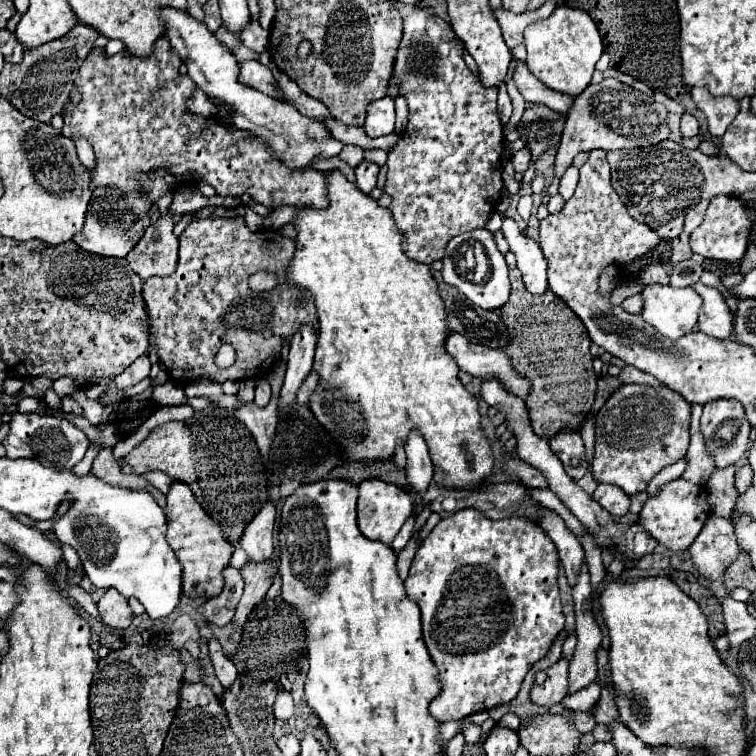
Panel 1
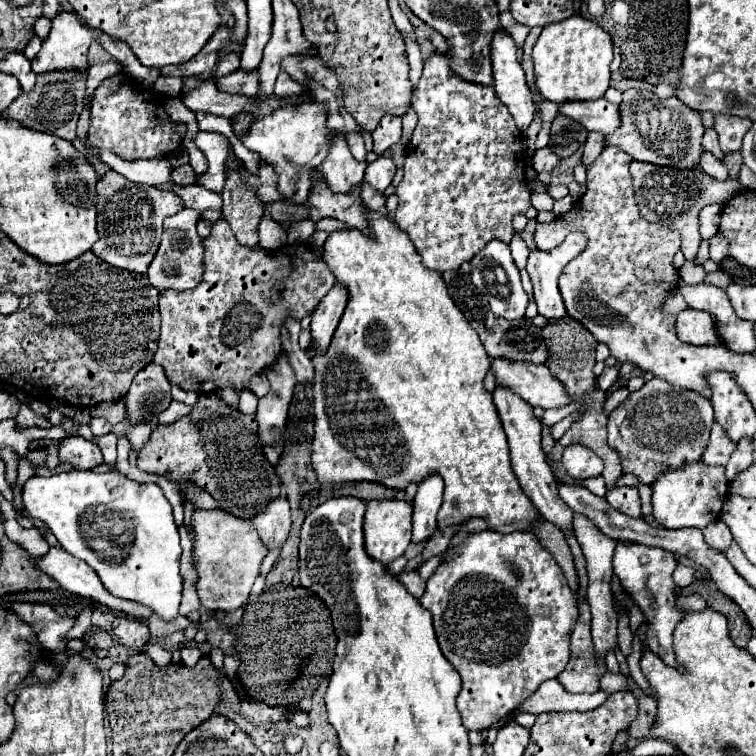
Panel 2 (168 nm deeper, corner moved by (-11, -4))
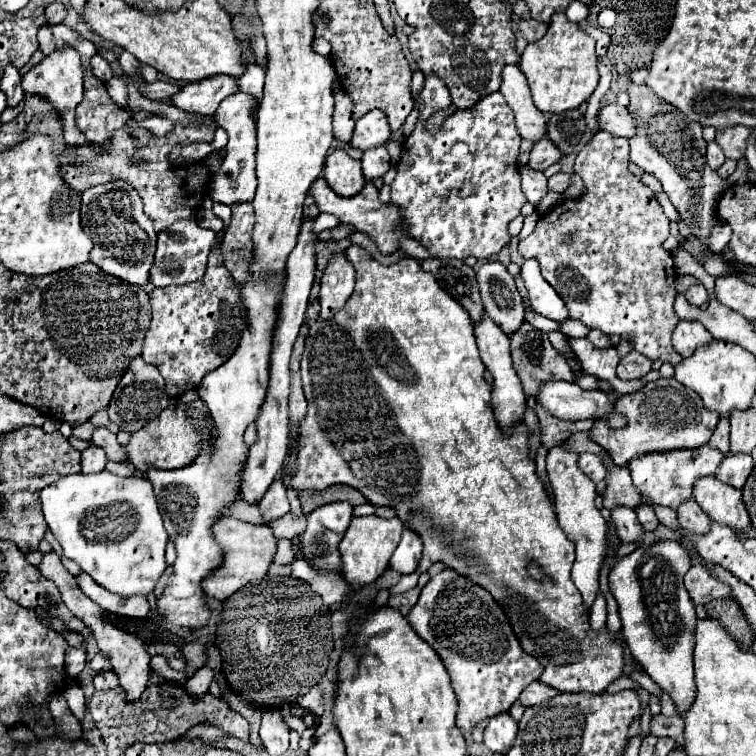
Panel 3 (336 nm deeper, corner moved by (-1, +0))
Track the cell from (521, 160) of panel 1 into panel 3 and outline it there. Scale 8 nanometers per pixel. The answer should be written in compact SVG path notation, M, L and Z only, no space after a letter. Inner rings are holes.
M544 137L544 139L540 139L540 141L534 145L534 149L532 149L532 153L530 153L530 163L528 163L528 165L530 165L534 171L546 171L550 165L558 163L560 157L562 157L560 149L558 149L548 137Z

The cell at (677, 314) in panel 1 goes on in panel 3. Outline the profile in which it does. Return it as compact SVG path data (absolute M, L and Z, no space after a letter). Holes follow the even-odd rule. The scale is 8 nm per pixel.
M680 321L672 335L672 345L682 357L690 357L698 347L710 341L714 339L700 321Z

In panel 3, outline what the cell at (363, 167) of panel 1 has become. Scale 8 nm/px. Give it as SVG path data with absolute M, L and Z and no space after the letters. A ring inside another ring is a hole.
M374 147L364 151L362 157L362 173L368 181L384 177L384 173L390 169L390 155L386 151L386 147Z

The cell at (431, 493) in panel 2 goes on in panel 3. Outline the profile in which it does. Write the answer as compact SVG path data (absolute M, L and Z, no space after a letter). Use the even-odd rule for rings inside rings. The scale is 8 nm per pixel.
M404 529L402 541L390 559L390 567L402 575L408 575L408 573L416 571L420 557L422 557L420 537L412 529Z

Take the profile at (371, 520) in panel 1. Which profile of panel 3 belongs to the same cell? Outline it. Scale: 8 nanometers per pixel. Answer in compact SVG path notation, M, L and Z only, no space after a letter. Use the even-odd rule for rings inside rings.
M368 515L368 517L352 519L344 539L340 541L340 555L342 555L340 573L352 591L360 591L364 585L374 583L388 569L388 561L390 561L394 549L398 547L402 529L404 529L404 525L398 517L382 519L376 515Z

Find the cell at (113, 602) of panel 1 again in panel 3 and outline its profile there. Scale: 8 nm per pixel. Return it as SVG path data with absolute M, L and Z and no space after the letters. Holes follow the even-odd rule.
M110 623L96 625L92 633L100 651L110 661L112 671L118 675L126 701L138 701L150 681L150 655L146 653L144 643L136 635L124 633Z

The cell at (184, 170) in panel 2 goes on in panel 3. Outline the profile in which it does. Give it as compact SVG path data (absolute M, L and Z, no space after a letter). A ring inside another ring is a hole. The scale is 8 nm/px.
M70 47L56 49L50 57L46 57L40 65L36 65L32 71L28 71L22 77L22 89L32 95L42 95L46 101L50 101L50 105L56 109L56 113L62 121L66 145L84 145L86 143L86 137L82 137L82 133L74 125L74 109L80 105L80 101L84 97L82 65L80 65L80 57L74 49L70 49Z

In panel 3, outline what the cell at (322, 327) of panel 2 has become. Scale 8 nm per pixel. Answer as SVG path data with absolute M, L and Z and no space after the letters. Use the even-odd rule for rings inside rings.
M336 253L322 275L322 283L320 283L320 317L328 319L332 317L336 311L340 311L344 307L344 303L348 301L348 297L354 291L354 267L350 265L350 261L344 257L344 253Z

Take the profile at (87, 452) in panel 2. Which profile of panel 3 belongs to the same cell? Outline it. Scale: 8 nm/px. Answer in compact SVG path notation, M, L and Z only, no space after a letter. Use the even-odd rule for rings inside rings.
M90 445L82 451L82 471L84 473L100 473L106 467L106 455L96 445Z

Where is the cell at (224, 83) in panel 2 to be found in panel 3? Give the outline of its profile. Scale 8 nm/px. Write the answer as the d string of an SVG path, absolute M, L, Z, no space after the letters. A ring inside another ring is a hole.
M210 77L206 81L184 85L178 95L170 99L170 103L188 113L214 115L220 101L238 91L238 83L234 77Z

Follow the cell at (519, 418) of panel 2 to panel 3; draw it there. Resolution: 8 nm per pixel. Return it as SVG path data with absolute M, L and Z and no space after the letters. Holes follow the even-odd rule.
M484 311L480 323L474 327L476 333L476 343L480 349L480 357L486 365L486 369L494 375L494 413L496 419L500 423L502 429L510 429L516 425L516 421L520 421L524 417L524 409L526 409L526 395L522 391L522 383L518 381L518 375L512 367L512 359L510 359L510 341L508 337L498 329L498 325L494 325L494 321L488 317L488 313Z

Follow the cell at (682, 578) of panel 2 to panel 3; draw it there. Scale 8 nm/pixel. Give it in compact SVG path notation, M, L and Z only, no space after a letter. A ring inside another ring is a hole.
M702 563L690 567L690 571L684 577L684 583L686 583L686 589L692 593L694 603L706 605L714 599L720 599L722 595L734 597L732 589L722 581L718 581L716 577L712 577L712 571Z

